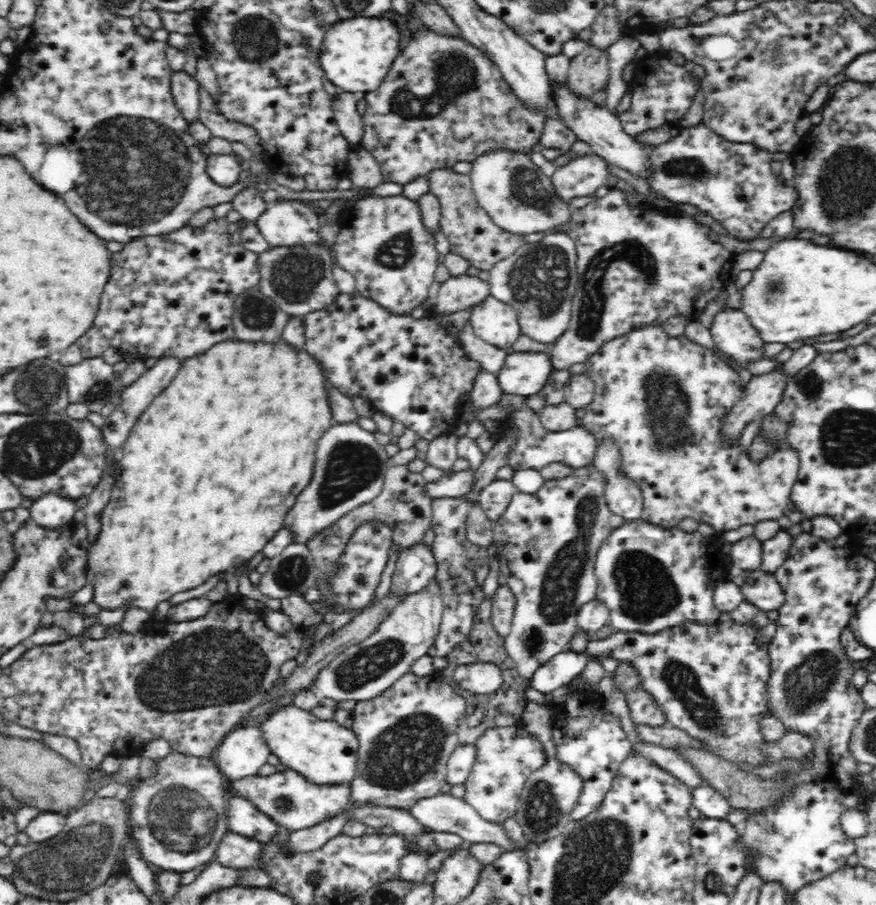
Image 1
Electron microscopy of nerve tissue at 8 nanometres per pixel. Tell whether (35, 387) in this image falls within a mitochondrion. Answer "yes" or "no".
yes

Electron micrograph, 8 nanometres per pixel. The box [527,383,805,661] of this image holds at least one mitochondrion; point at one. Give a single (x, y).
(646, 589)

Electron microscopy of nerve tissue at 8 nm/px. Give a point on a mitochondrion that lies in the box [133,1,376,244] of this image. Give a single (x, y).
(248, 35)

